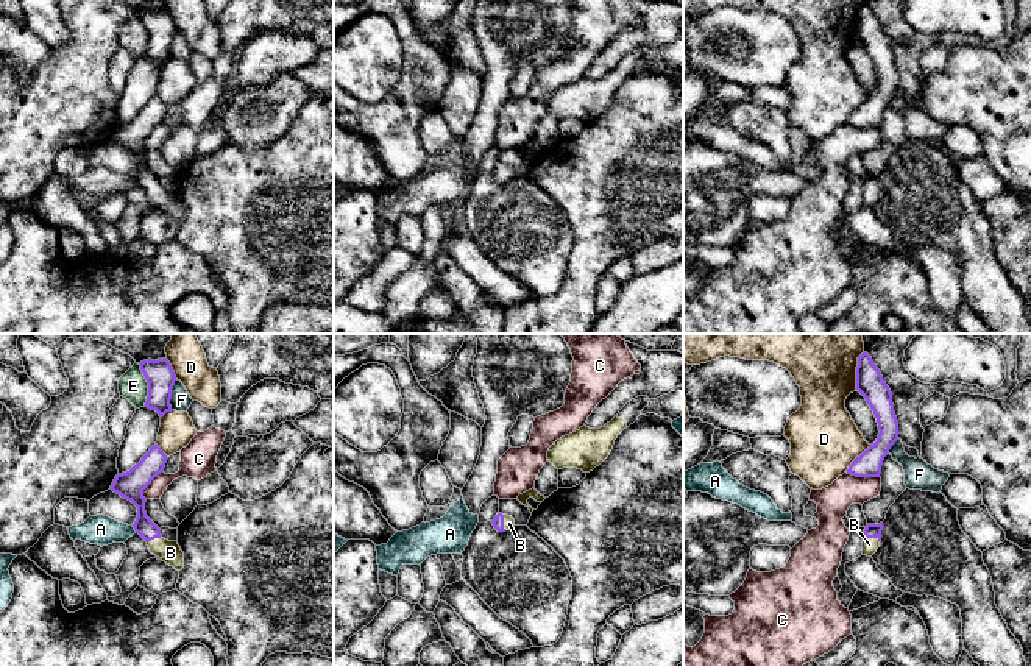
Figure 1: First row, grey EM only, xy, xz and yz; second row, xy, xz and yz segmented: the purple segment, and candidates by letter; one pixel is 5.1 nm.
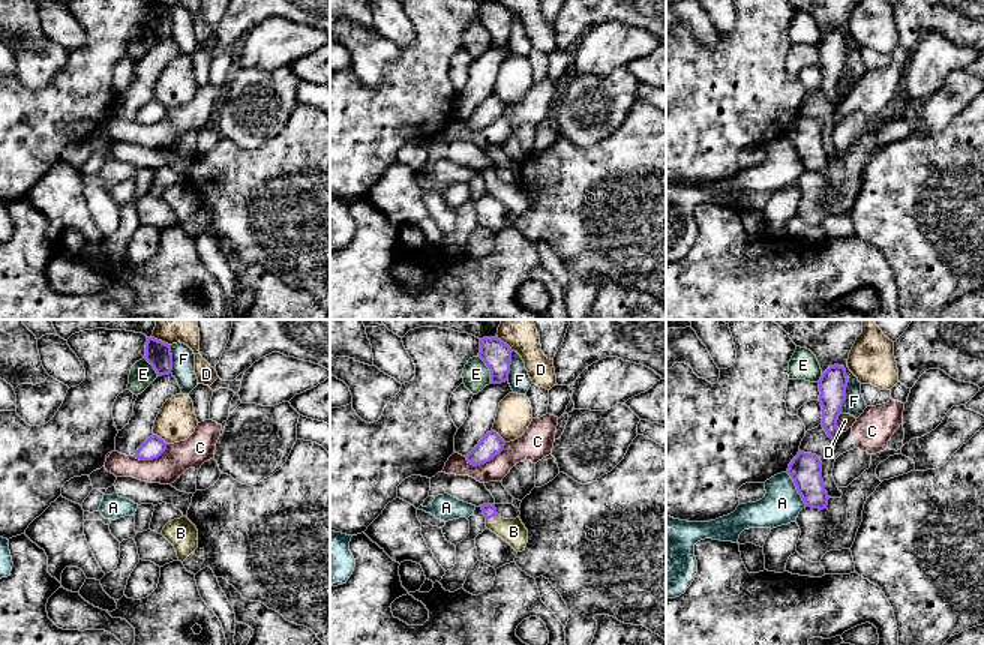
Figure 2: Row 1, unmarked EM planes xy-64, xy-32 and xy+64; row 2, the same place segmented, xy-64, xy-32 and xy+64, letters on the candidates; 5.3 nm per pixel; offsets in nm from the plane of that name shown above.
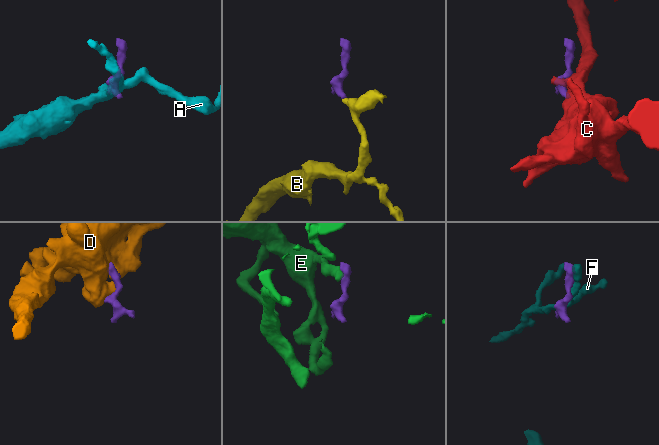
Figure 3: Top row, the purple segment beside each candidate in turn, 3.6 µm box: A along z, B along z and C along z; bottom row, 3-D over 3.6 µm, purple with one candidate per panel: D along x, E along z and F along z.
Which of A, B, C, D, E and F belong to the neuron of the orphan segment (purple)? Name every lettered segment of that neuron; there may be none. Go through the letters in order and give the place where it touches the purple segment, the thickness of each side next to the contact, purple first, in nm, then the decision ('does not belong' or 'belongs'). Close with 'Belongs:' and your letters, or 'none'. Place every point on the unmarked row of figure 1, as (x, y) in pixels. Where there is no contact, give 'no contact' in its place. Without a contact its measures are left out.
A: xy (134, 180) | 140/150 nm | does not belong
B: yz (872, 187) | 80/80 nm | belongs
C: yz (863, 127) | 130/170 nm | does not belong
D: yz (857, 21) | 140/280 nm | does not belong
E: xy (148, 35) | 150/150 nm | does not belong
F: xy (170, 46) | 150/100 nm | does not belong
Belongs: B

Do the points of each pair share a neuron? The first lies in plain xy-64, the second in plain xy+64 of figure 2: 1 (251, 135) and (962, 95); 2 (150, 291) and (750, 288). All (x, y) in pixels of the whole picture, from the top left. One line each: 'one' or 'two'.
1: one
2: one

